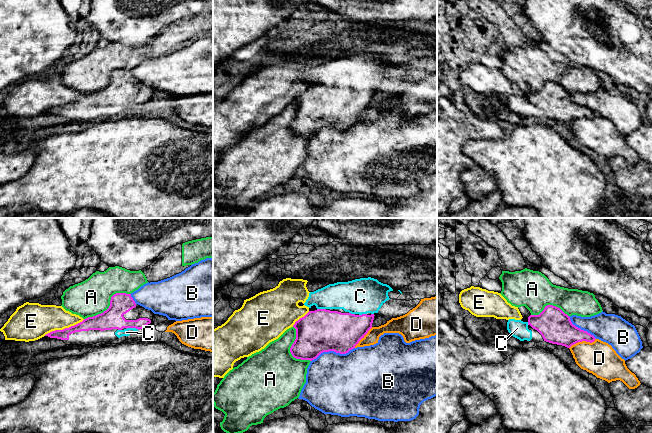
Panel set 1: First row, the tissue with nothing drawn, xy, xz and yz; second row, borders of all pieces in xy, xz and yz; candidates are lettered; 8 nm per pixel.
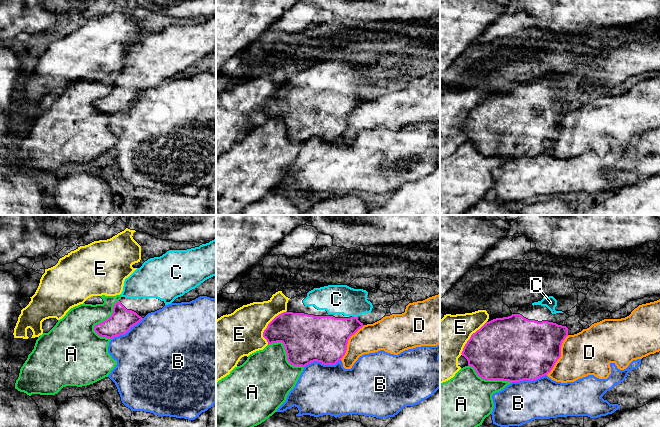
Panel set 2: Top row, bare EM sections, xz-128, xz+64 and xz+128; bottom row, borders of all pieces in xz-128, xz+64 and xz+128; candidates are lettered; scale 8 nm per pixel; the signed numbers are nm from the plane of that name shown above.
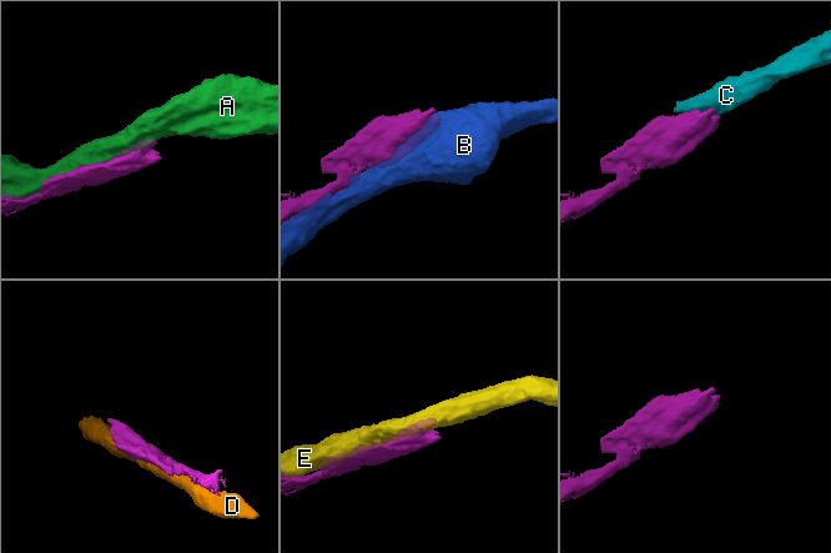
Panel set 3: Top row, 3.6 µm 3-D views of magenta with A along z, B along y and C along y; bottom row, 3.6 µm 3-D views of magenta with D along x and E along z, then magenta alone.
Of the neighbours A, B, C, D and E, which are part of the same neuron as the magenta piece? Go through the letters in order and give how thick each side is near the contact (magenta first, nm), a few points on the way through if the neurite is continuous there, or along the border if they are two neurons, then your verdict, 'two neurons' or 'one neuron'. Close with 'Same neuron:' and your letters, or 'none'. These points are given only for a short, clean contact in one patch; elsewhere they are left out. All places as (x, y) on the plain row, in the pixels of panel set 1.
A: 170 nm thick on the magenta side, 300 nm on the other; two neurons
B: 340 nm thick on the magenta side, 460 nm on the other; two neurons
C: 170 nm thick on the magenta side, 60 nm on the other; runs through xy (121, 79), (120, 93), (132, 103), (126, 108); one neuron
D: 260 nm thick on the magenta side, 280 nm on the other; two neurons
E: 110 nm thick on the magenta side, 280 nm on the other; two neurons
Same neuron: C

